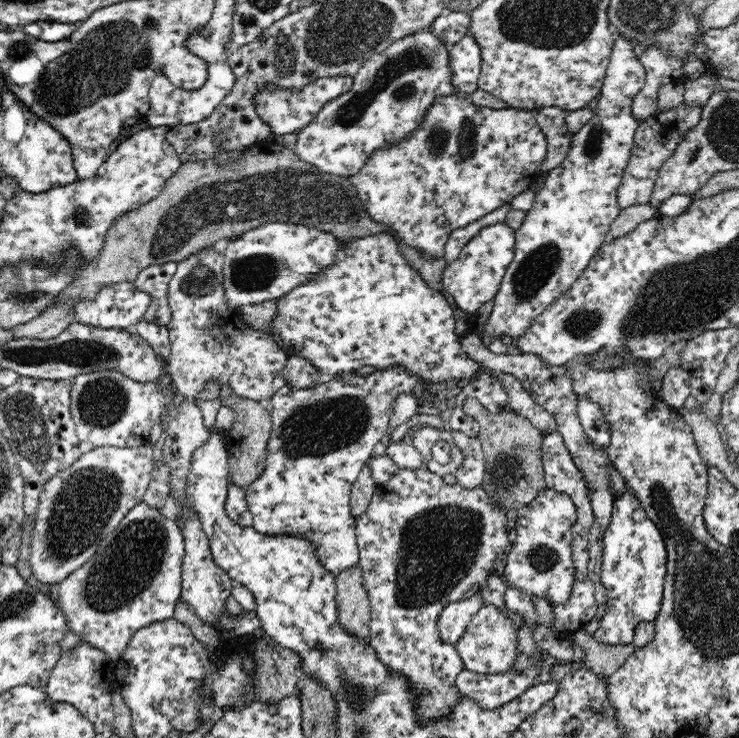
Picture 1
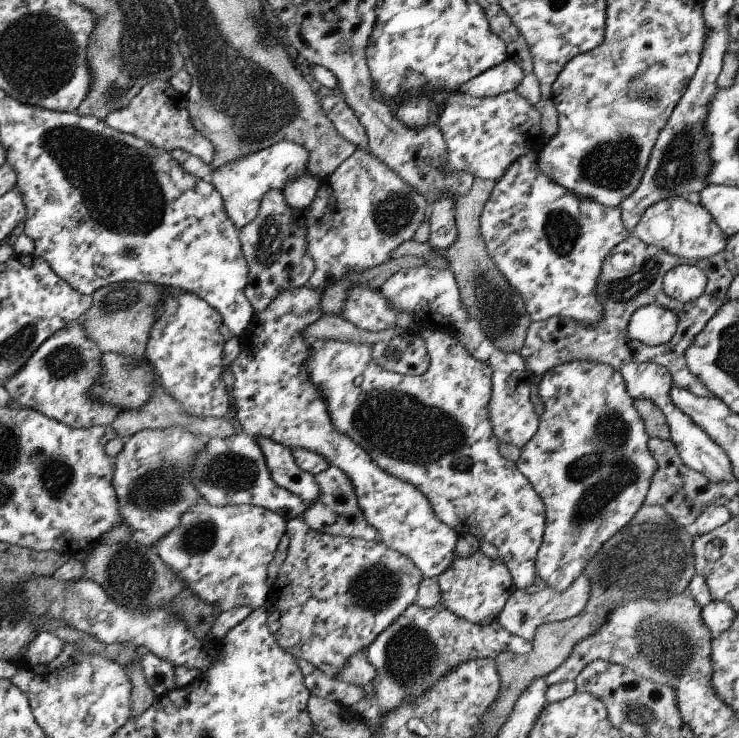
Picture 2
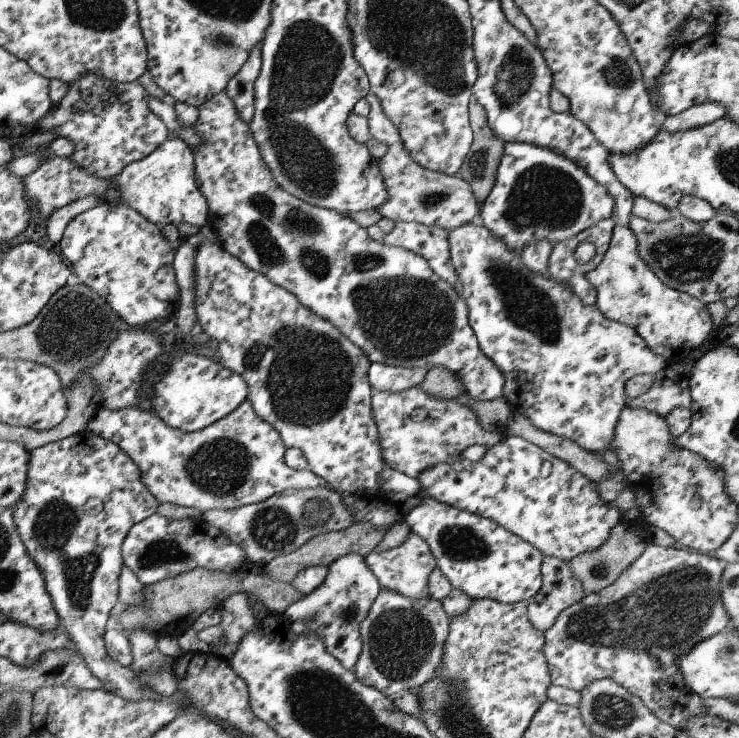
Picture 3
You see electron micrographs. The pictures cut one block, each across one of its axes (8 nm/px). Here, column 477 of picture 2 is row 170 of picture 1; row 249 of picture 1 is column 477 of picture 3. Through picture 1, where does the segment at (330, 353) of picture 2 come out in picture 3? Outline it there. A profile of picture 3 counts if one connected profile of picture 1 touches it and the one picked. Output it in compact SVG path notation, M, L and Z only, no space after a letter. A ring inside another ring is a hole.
M412 387L402 392L374 392L371 400L373 417L378 429L380 448L382 448L382 458L384 462L398 472L403 472L410 478L418 479L418 476L428 470L434 464L440 462L452 462L461 458L462 452L473 444L491 447L502 440L502 436L497 433L487 432L482 428L478 421L478 415L472 412L472 408L458 404L456 399L451 396L446 400L434 398L426 392L422 392L420 387Z

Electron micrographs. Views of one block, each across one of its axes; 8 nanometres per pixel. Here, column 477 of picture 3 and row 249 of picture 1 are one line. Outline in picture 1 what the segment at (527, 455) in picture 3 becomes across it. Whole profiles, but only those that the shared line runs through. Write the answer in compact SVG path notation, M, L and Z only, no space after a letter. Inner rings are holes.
M503 222L482 228L461 249L458 258L447 264L442 277L443 287L452 294L458 307L477 316L484 303L493 301L504 273L515 255L515 230Z

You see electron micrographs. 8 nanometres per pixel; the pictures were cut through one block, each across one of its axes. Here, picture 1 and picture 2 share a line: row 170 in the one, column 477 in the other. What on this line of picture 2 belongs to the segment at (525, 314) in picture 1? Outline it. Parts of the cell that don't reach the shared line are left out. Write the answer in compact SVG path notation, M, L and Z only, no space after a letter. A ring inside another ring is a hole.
M481 551L469 557L458 557L450 566L437 576L441 590L441 604L456 616L477 625L498 621L506 601L515 591L512 575L501 559L491 559Z

